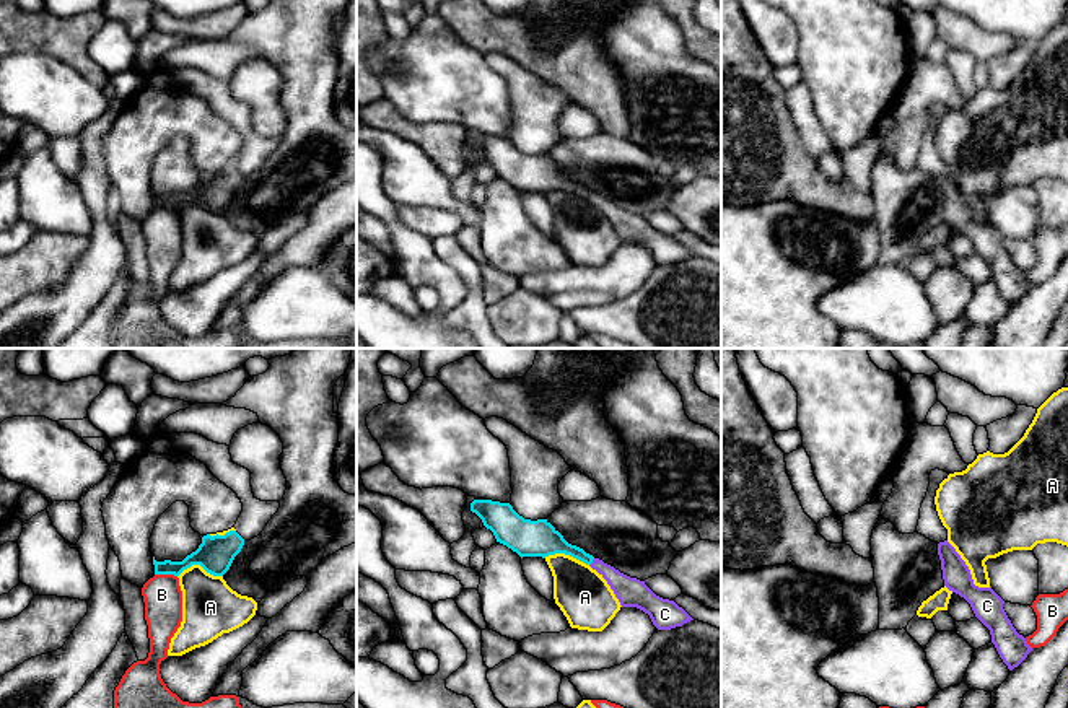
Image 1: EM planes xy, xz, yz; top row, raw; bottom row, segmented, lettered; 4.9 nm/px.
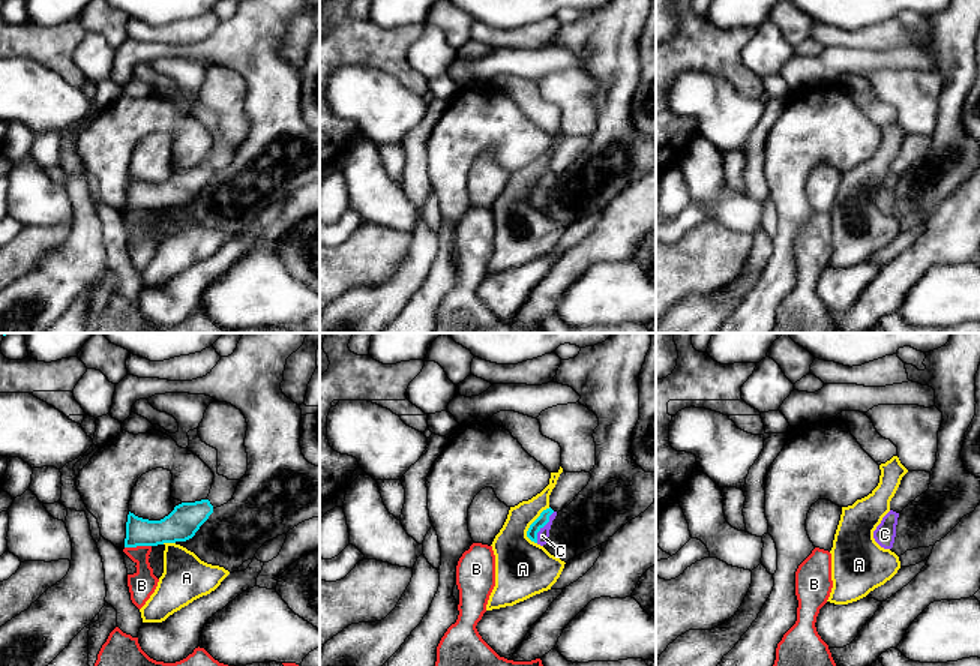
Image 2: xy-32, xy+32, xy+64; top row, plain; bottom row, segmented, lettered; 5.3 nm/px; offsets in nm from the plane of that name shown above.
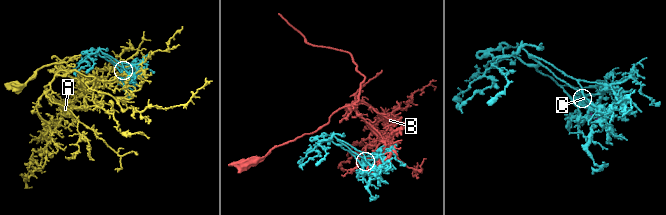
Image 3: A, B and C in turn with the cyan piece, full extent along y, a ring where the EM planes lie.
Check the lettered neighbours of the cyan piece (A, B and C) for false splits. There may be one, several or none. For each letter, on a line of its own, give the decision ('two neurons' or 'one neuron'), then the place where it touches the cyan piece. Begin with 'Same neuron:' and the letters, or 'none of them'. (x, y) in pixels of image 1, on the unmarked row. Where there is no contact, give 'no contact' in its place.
Same neuron: C
A: two neurons; meets cyan in xy at (199, 199)
B: two neurons; meets cyan in xy at (166, 209)
C: one neuron; meets cyan in xz at (591, 197)

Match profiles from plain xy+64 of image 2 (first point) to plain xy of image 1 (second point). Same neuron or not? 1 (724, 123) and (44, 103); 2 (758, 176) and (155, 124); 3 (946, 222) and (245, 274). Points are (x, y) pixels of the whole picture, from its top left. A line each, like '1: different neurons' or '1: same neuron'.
1: same neuron
2: different neurons
3: different neurons

